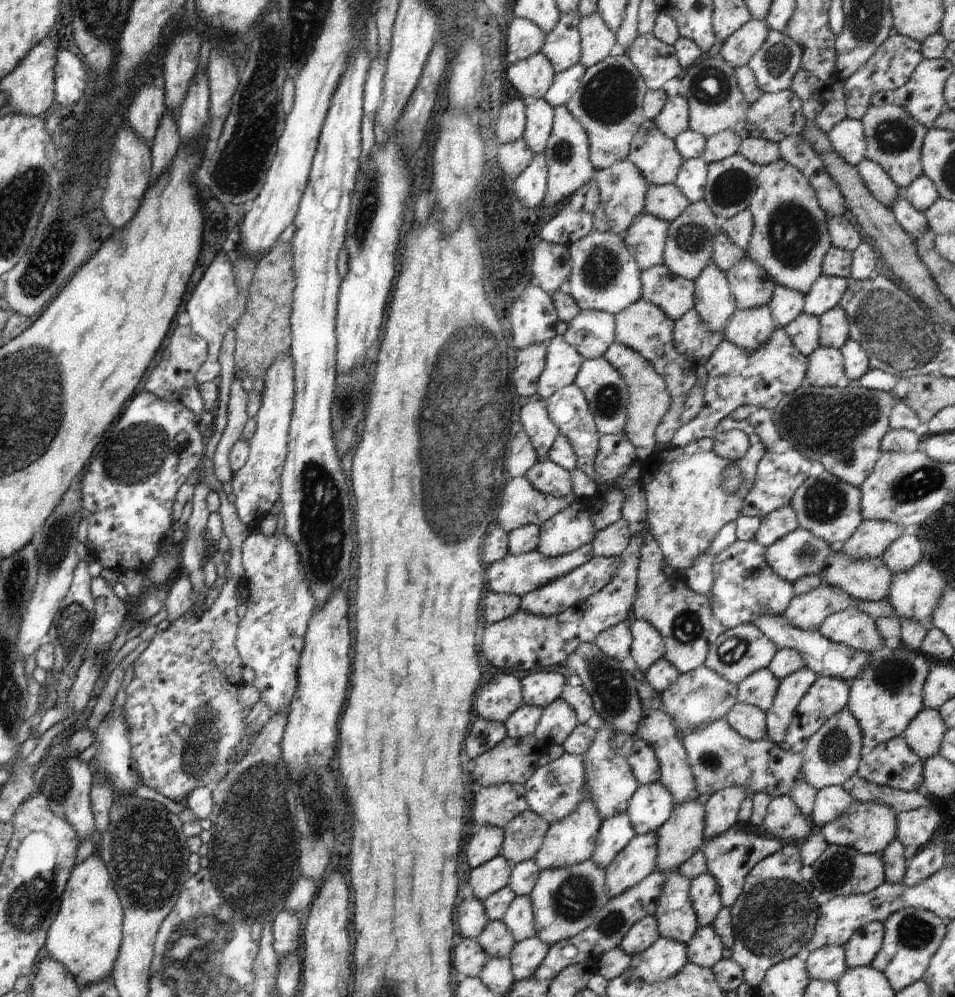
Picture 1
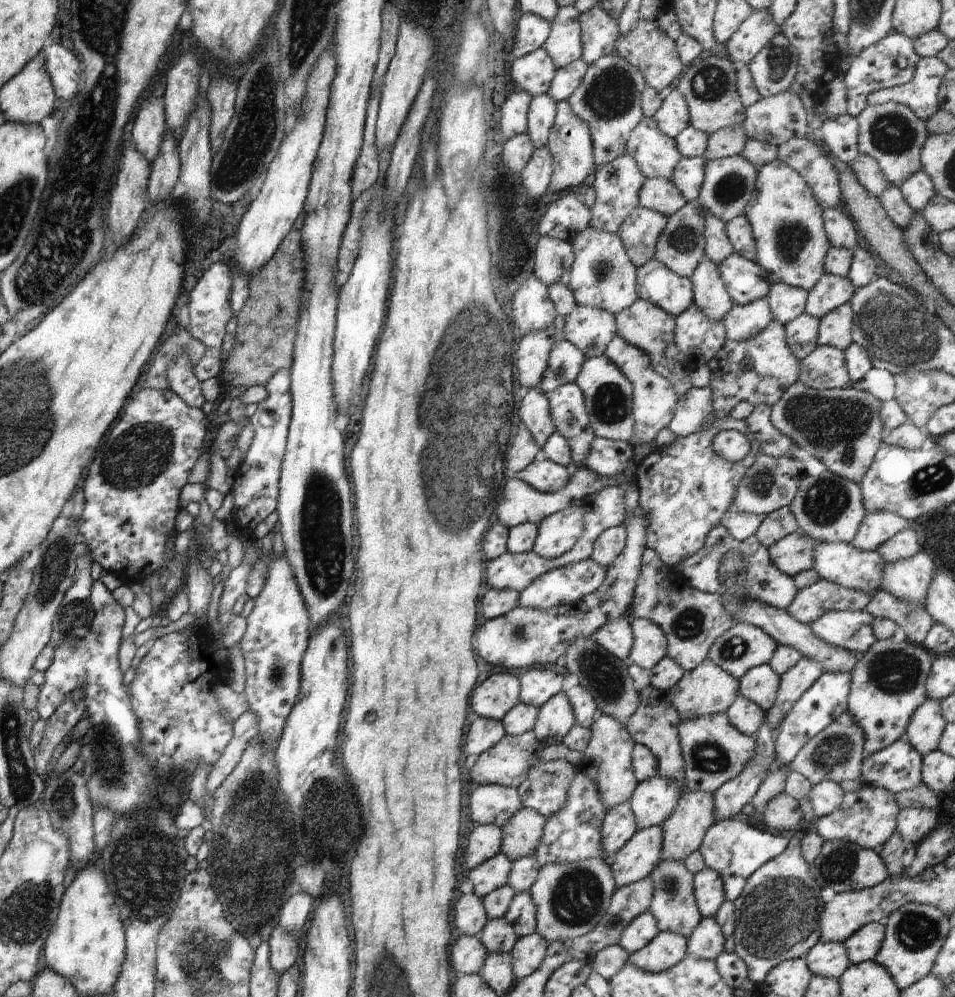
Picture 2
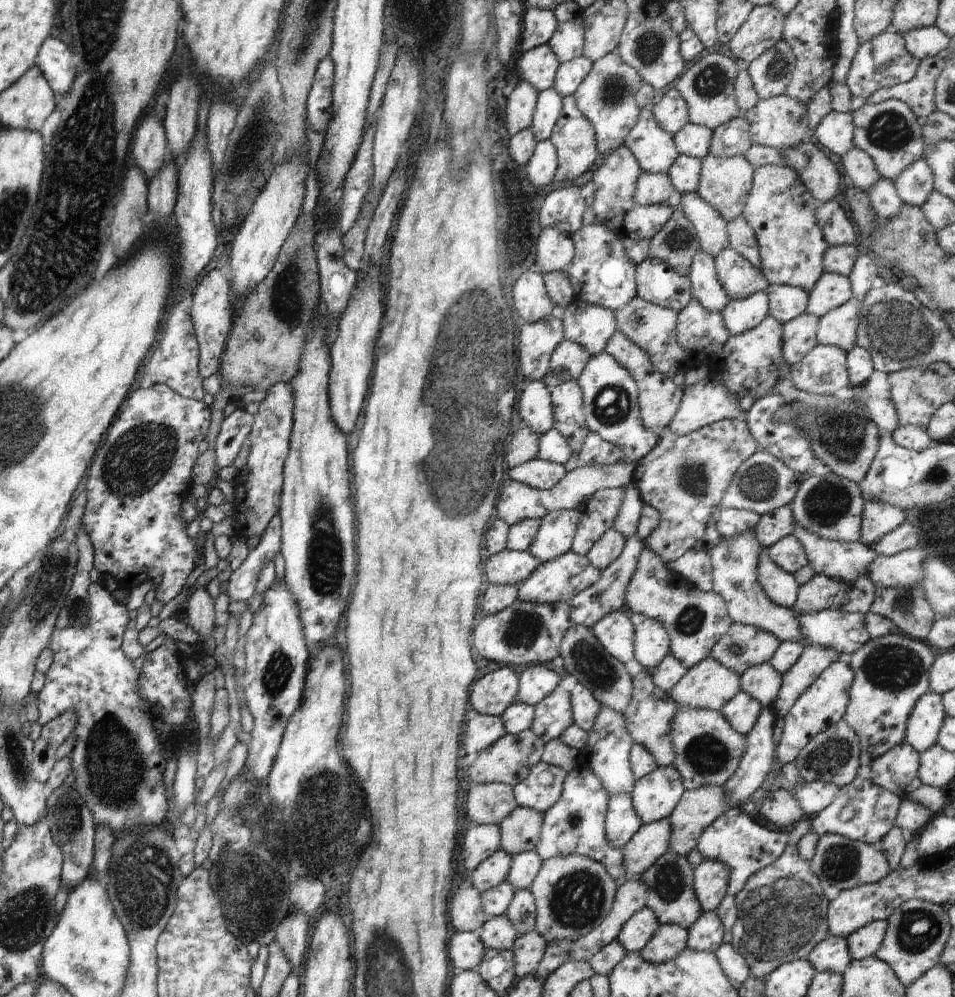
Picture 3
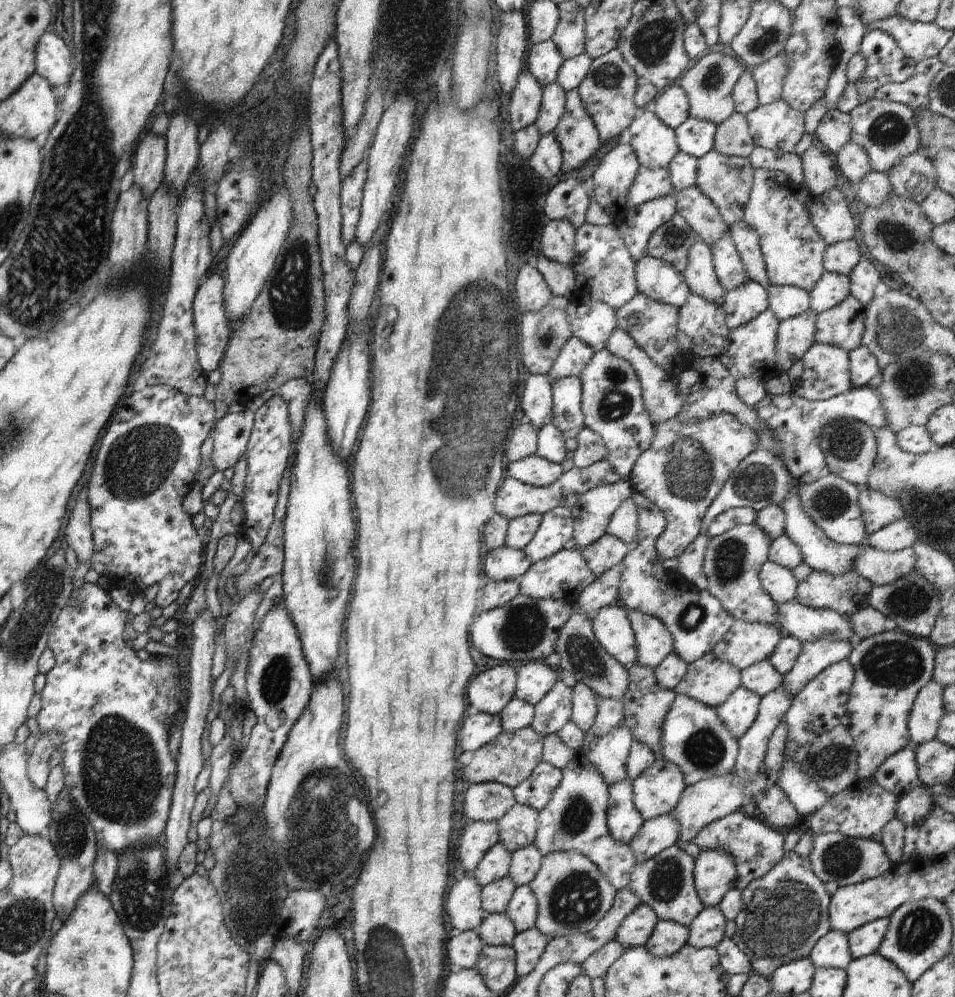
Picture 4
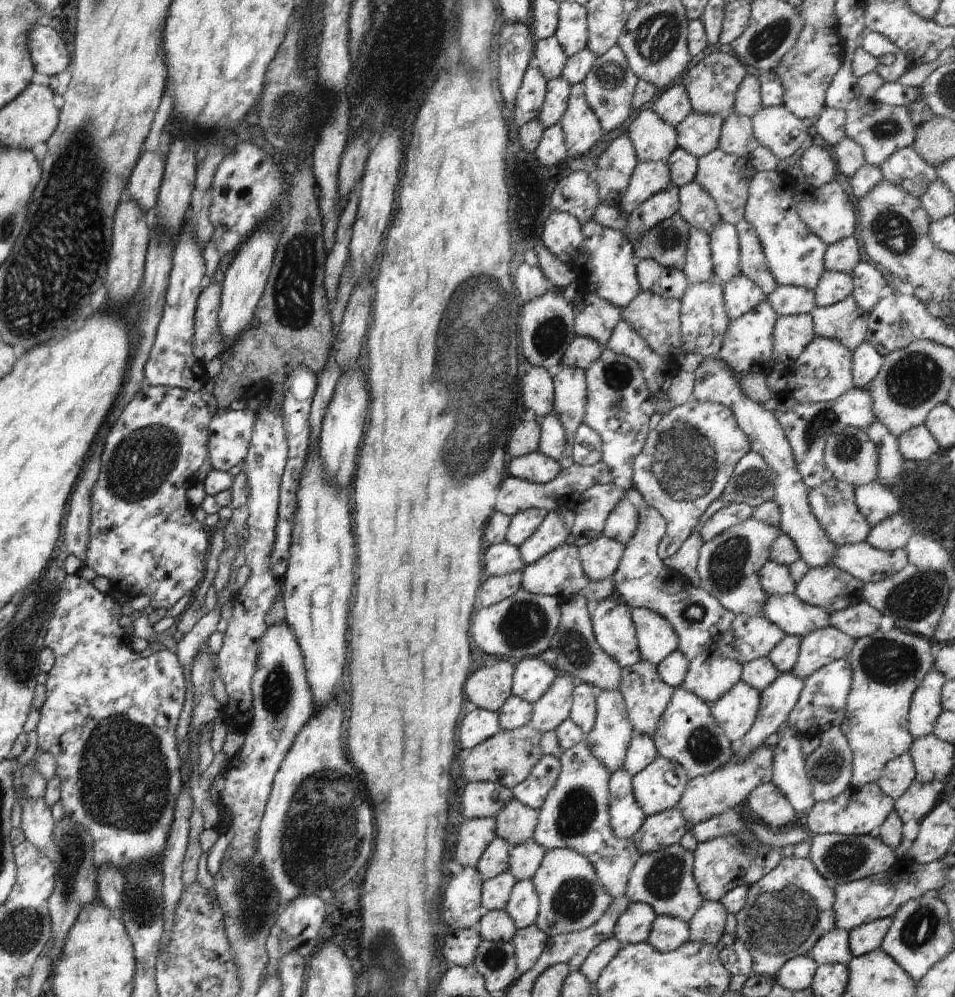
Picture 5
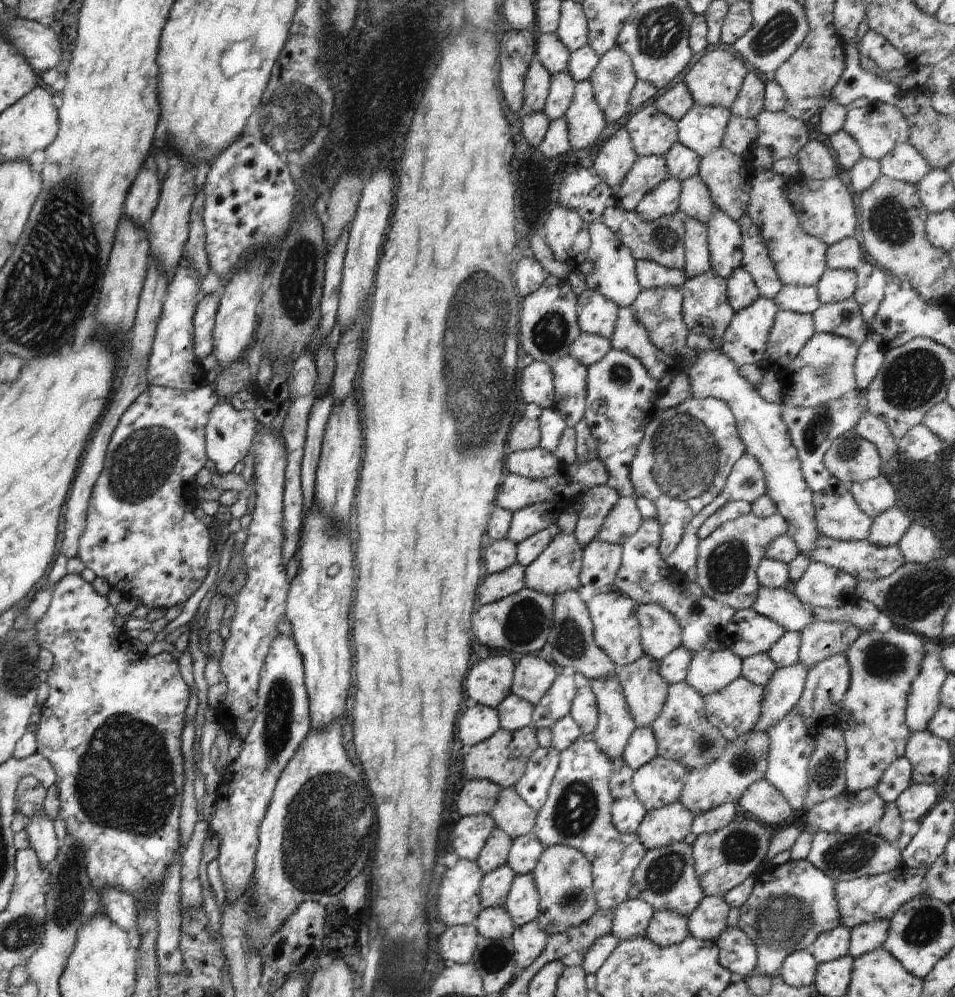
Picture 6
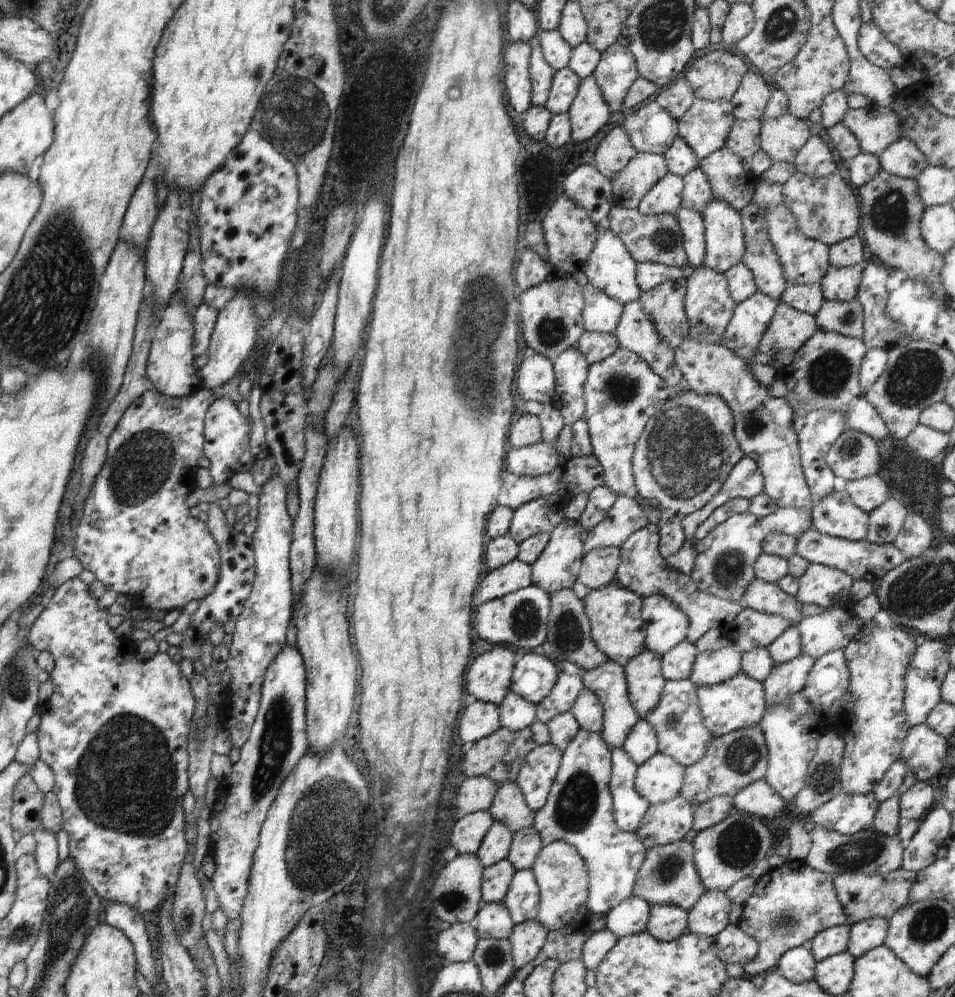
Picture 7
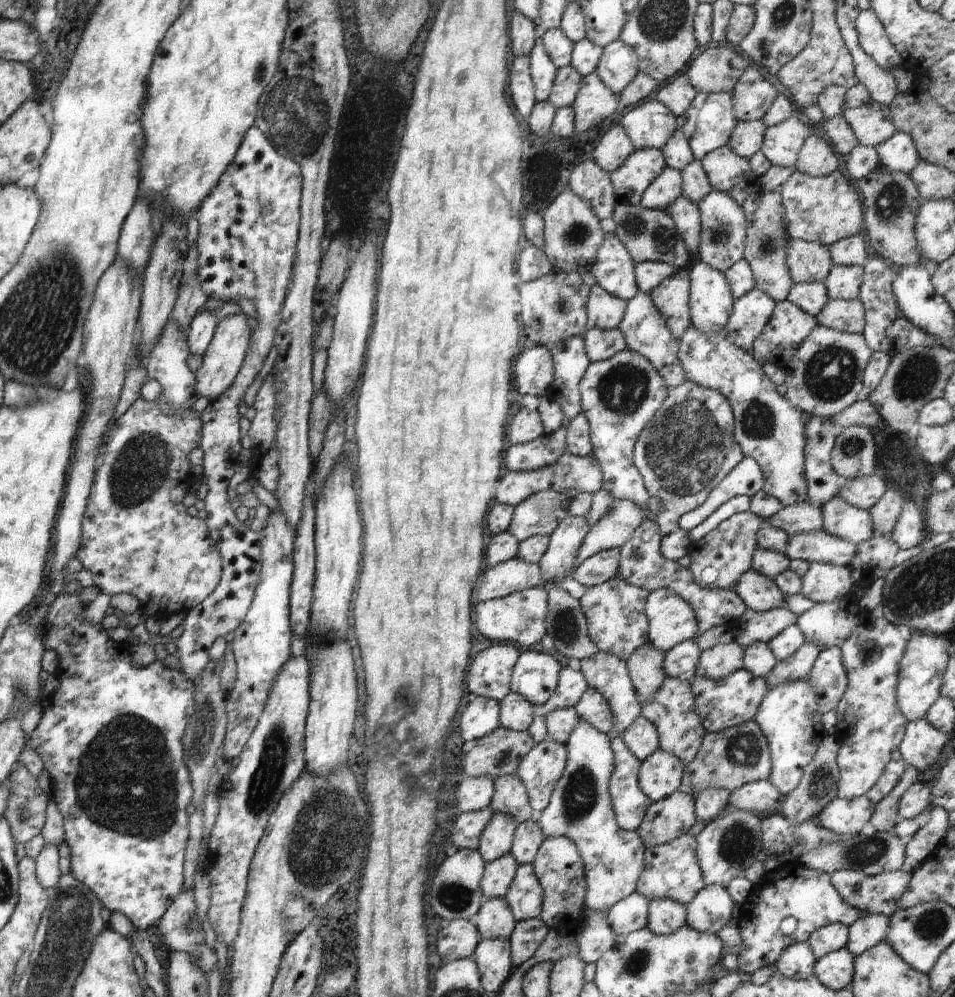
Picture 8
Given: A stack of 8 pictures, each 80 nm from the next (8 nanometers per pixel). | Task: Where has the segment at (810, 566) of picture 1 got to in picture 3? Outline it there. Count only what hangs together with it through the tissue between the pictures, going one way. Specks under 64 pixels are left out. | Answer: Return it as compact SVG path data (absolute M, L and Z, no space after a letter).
M788 535L779 540L776 544L768 547L766 551L772 562L790 574L798 572L809 564L802 543L794 535Z

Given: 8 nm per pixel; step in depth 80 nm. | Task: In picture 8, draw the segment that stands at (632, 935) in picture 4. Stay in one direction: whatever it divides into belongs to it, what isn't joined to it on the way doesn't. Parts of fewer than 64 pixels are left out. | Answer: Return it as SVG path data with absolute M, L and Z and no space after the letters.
M632 893L618 901L608 912L607 921L617 935L627 935L647 926L649 900L640 893Z

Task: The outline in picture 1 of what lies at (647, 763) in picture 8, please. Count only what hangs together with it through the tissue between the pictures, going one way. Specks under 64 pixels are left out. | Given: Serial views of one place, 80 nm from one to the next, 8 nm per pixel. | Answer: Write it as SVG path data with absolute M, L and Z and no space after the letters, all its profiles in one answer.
M659 782L640 785L630 799L625 813L636 835L654 833L670 818L674 799Z

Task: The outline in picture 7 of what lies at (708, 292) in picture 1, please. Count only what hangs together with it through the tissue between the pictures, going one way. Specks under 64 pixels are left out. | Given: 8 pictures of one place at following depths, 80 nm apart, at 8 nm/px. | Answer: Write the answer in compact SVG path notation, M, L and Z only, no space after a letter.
M680 207L675 212L683 236L684 250L687 256L687 271L704 265L705 224L702 214L695 210Z

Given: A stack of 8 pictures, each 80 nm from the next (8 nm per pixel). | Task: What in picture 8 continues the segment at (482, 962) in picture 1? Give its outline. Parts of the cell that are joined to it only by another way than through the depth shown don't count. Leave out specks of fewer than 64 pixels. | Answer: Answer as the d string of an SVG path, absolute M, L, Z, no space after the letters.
M469 920L450 921L438 934L436 950L444 962L472 958L481 940L478 929Z

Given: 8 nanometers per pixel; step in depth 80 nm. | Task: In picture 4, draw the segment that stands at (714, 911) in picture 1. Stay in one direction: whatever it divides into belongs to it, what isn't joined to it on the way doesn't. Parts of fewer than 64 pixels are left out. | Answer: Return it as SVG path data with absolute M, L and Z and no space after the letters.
M701 849L693 870L695 889L704 907L717 907L722 897L735 888L737 868L726 851Z

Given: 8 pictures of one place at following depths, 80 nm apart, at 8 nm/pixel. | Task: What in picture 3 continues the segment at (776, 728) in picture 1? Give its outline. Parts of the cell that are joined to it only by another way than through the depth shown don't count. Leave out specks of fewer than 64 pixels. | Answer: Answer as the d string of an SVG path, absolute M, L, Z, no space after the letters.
M806 645L804 646L803 653L800 655L800 658L796 661L796 664L785 672L782 675L782 684L776 697L776 700L773 702L771 708L775 714L776 720L783 719L788 711L794 706L794 703L800 696L803 695L803 692L814 684L814 681L820 676L820 673L828 668L834 661L838 658L844 658L844 655L838 654L834 649L830 647L825 647L822 645Z

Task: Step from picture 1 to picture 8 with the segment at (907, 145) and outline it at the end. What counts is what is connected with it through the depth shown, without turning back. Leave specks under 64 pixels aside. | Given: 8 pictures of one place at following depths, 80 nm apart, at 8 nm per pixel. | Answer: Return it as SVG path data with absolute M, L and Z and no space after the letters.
M868 100L866 104L842 112L860 145L876 148L898 130L892 122L889 106Z

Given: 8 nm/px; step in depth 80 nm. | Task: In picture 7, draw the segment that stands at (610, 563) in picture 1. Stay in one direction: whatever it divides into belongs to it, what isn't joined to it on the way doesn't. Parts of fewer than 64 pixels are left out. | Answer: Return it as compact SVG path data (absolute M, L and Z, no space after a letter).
M566 518L554 528L549 534L550 540L546 548L540 553L534 564L531 564L532 585L540 587L548 594L572 587L572 584L577 581L581 560L585 554L581 530L582 527L578 520Z

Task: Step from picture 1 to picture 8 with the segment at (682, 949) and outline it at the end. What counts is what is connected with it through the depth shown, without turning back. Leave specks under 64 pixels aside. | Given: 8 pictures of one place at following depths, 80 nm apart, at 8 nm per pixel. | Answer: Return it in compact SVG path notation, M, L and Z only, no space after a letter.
M670 899L649 901L647 927L660 936L666 936L687 924L687 910L683 904Z

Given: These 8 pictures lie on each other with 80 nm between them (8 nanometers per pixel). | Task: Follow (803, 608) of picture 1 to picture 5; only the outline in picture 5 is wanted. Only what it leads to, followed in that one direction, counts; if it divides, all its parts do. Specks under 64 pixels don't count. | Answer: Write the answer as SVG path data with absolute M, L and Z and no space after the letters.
M810 567L793 593L806 604L833 613L860 604L864 585L838 567Z

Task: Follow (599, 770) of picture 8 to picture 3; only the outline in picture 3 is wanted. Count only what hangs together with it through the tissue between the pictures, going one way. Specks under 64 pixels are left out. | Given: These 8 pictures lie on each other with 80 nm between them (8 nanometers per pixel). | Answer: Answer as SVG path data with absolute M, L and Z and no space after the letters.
M578 768L566 777L560 800L543 814L540 840L535 851L545 860L568 855L593 858L606 867L613 879L620 884L626 878L623 873L623 850L608 844L605 835L605 814L609 796L601 780L588 769Z

